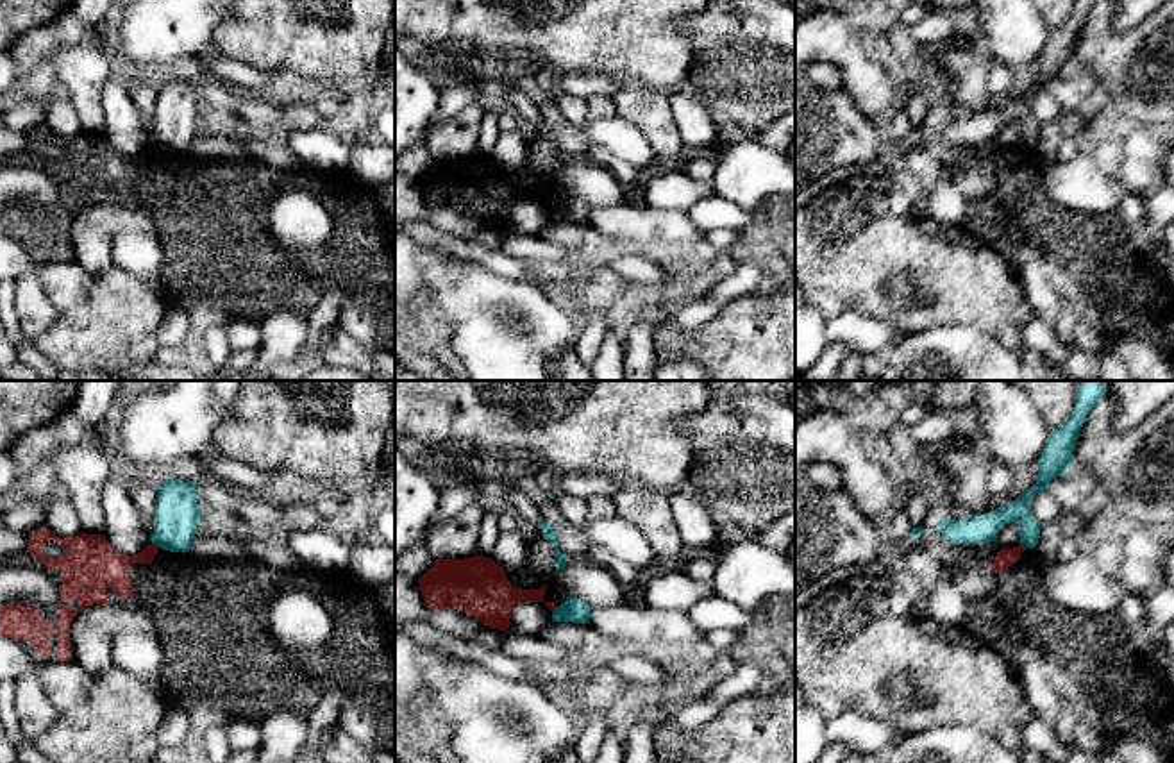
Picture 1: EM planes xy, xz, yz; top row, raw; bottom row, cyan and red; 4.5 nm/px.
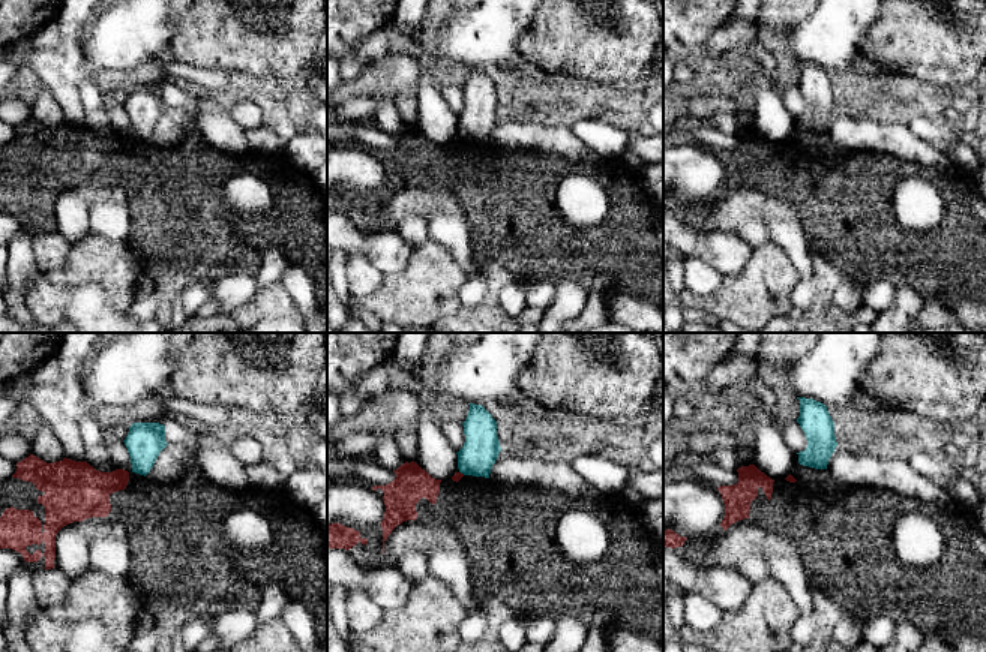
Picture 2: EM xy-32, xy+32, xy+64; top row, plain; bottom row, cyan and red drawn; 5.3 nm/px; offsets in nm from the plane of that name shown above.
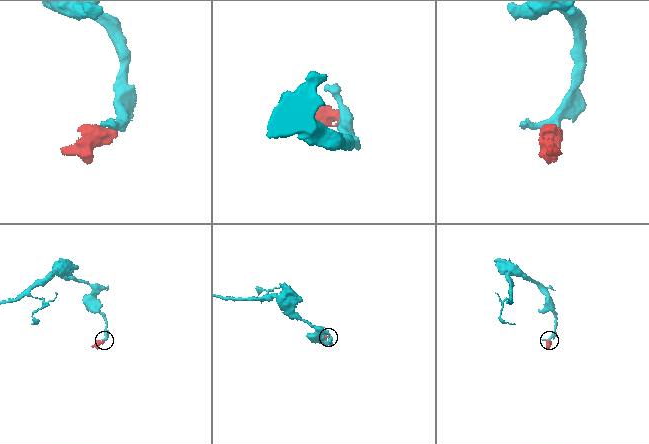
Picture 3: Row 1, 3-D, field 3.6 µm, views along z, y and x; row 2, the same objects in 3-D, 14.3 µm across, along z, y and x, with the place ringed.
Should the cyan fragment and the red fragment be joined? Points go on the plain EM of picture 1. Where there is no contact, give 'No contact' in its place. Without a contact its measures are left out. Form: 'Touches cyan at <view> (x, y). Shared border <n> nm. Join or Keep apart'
Touches cyan at xy (156, 143). Shared border 40 nm. Keep apart

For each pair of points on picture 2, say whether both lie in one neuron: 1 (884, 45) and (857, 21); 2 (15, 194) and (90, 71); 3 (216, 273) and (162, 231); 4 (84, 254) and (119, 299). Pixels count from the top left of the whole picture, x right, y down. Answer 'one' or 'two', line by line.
1: two
2: two
3: one
4: one

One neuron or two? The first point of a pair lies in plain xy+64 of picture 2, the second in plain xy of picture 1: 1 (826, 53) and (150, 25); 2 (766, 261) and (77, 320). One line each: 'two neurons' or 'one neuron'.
1: one neuron
2: one neuron

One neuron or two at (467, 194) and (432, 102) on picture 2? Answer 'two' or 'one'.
two

